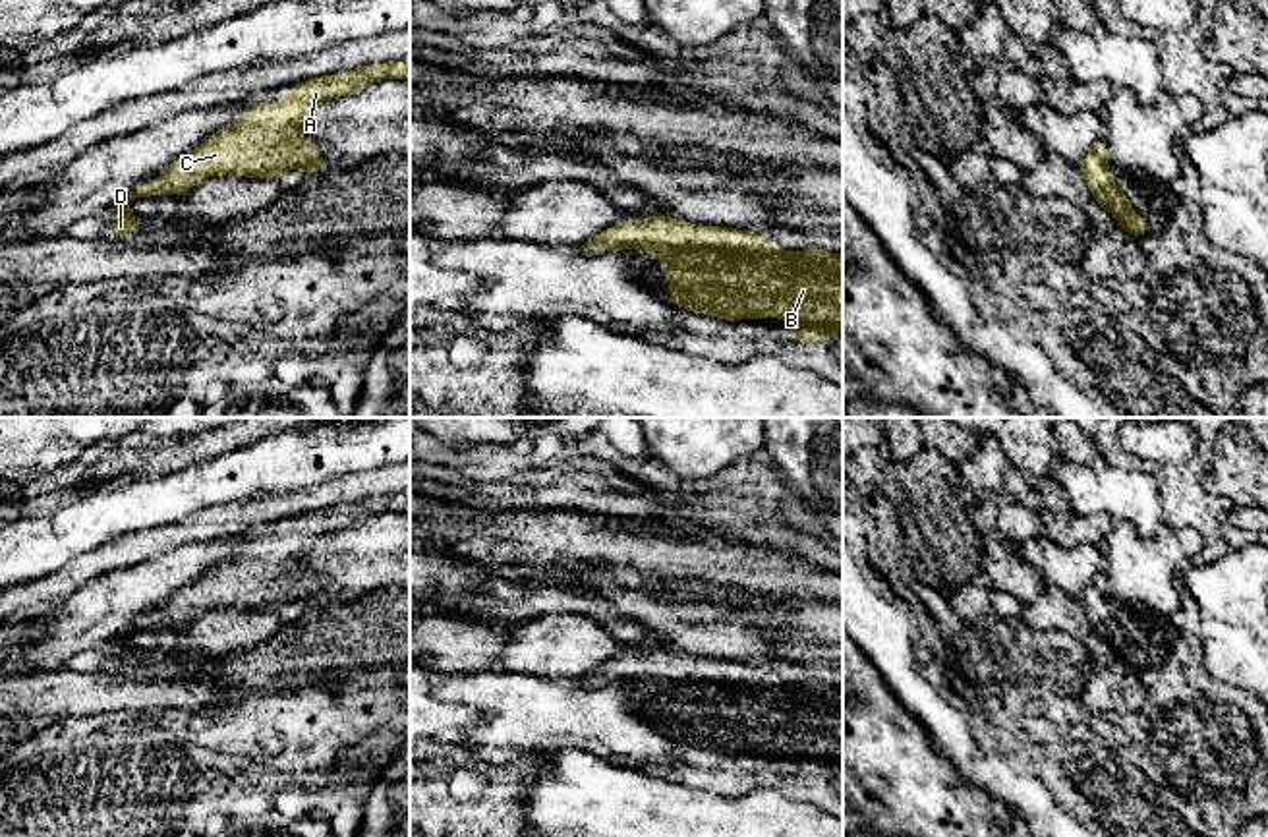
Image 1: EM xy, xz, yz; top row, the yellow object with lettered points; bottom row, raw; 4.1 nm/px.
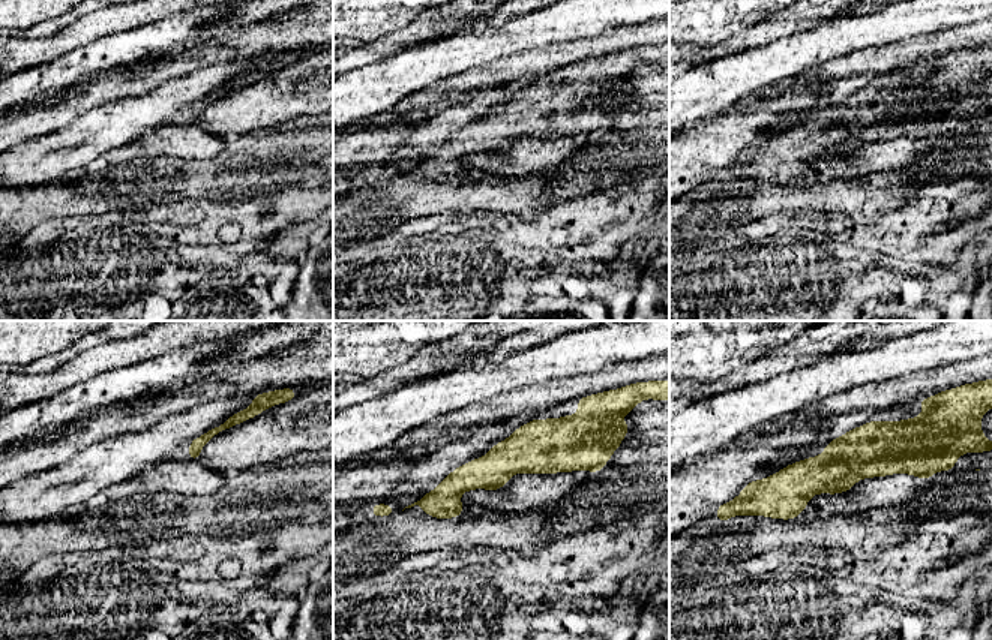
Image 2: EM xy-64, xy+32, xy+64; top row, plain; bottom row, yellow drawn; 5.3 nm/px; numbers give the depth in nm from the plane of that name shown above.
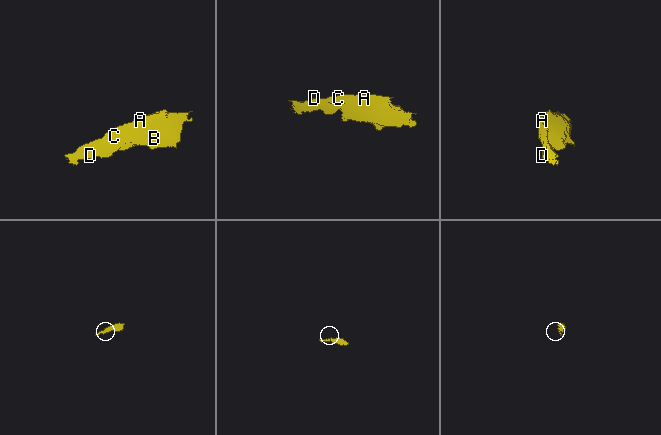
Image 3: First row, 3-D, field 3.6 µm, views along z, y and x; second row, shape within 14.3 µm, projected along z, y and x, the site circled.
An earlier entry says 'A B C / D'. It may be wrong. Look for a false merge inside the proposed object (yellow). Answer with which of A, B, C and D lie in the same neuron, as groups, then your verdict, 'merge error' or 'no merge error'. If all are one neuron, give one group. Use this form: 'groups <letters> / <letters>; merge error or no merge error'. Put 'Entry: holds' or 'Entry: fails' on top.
Entry: fails
groups A B C D; no merge error

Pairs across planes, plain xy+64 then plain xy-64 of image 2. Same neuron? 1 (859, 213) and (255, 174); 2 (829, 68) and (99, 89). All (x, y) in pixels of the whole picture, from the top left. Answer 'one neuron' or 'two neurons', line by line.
1: two neurons
2: one neuron

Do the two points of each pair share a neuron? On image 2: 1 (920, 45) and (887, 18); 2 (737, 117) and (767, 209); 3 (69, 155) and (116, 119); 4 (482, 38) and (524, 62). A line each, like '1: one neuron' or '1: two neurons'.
1: two neurons
2: two neurons
3: one neuron
4: two neurons

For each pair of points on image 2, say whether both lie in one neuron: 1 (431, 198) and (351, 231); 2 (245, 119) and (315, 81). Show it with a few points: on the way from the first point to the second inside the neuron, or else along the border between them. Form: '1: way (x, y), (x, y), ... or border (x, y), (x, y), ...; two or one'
1: way (411, 200), (378, 206), (371, 212); one
2: way (263, 104), (282, 93), (297, 90); one

